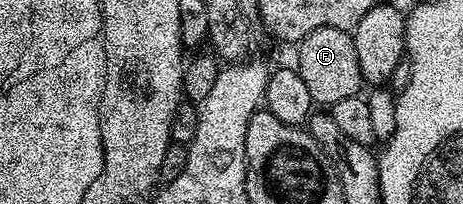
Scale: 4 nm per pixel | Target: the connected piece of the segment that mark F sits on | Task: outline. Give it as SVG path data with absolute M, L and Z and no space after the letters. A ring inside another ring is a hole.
M319 27L296 46L297 73L307 83L311 99L321 107L330 107L343 99L351 99L362 92L363 82L359 71L359 55L355 55L353 34L348 29Z

